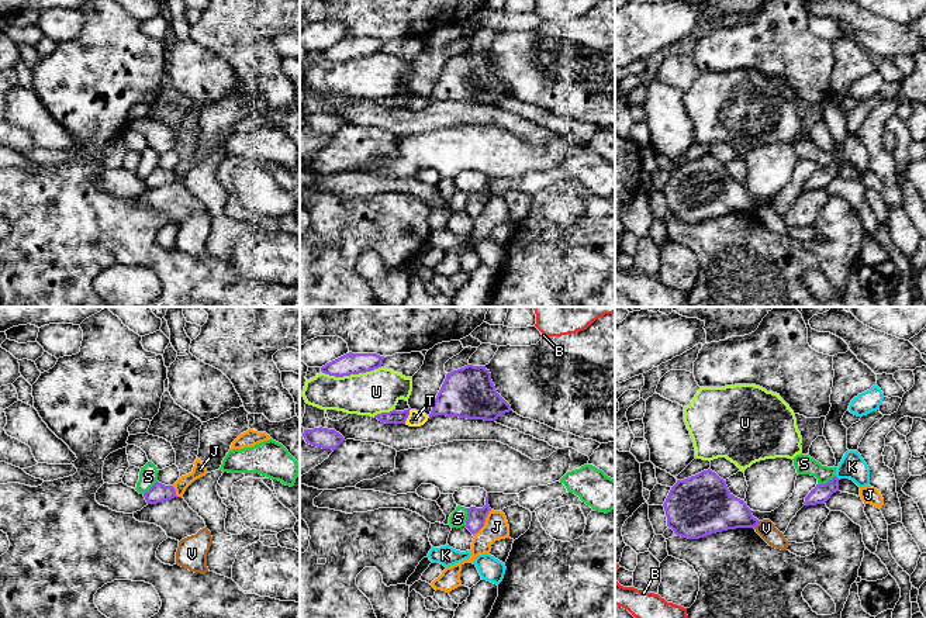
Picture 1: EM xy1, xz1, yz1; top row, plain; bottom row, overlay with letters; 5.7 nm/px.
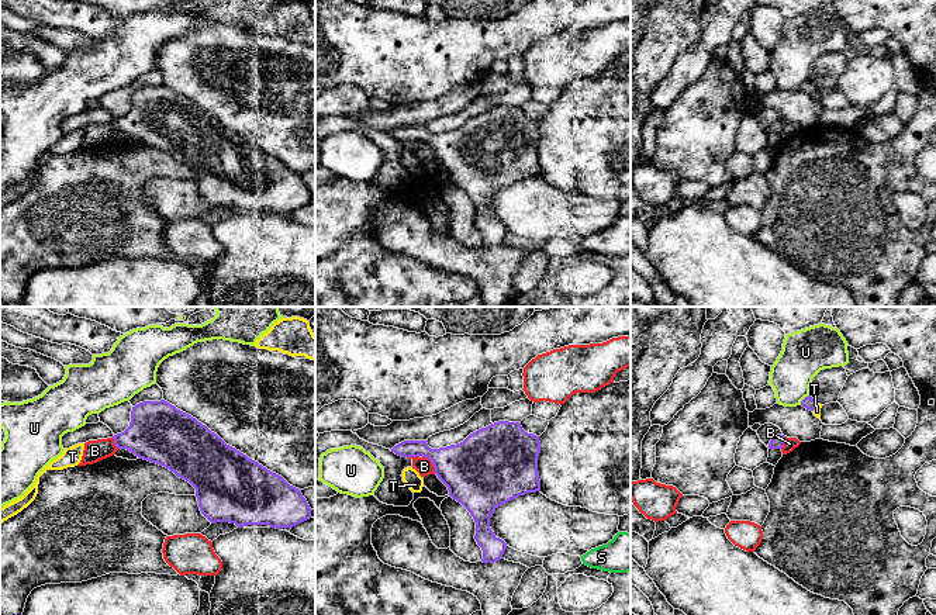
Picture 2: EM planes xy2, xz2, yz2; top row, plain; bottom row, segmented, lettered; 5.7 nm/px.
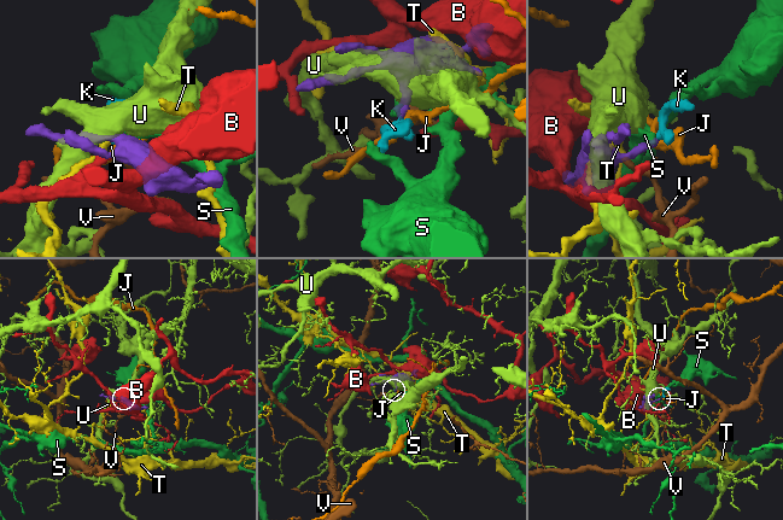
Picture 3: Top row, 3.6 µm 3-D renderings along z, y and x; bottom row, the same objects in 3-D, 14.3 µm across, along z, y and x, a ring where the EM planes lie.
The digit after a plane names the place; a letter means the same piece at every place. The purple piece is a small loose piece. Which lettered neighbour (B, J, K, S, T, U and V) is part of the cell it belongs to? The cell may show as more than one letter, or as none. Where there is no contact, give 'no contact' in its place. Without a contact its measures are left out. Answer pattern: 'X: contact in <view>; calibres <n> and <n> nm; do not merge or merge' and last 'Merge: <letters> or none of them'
B: contact in xz2; calibres 360 and 100 nm; do not merge
J: contact in xz1; calibres 110 and 140 nm; do not merge
K: contact in yz1; calibres 100 and 140 nm; merge
S: contact in xz1; calibres 110 and 100 nm; do not merge
T: contact in xz1; calibres 80 and 90 nm; do not merge
U: contact in xz1; calibres 130 and 240 nm; merge
V: contact in yz1; calibres 260 and 100 nm; do not merge
Merge: K, U

